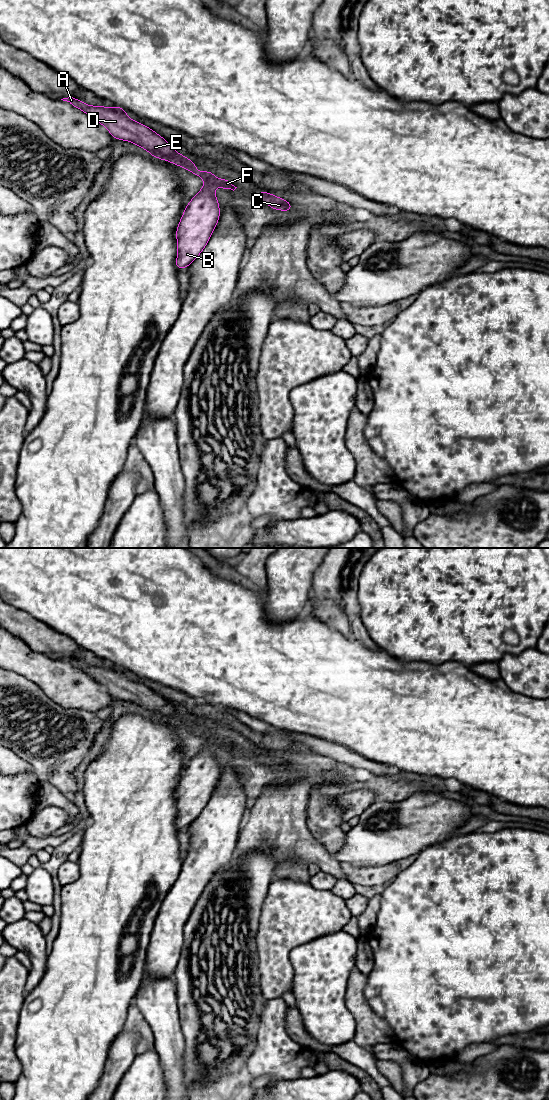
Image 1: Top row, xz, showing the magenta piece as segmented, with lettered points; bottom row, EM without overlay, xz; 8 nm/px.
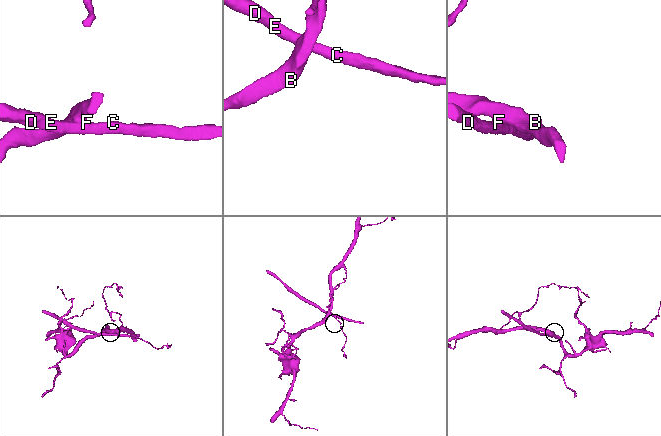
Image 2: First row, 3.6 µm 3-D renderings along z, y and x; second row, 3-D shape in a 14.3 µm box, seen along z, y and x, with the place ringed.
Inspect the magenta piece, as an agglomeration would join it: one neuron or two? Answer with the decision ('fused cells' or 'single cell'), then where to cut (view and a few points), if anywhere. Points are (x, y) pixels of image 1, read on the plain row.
fused cells | xz (204, 739), (208, 739), (215, 746)

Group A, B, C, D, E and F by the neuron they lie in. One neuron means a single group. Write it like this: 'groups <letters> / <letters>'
groups A C D E F / B

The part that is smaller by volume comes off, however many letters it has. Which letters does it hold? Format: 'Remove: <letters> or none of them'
Remove: A, C, D, E, F

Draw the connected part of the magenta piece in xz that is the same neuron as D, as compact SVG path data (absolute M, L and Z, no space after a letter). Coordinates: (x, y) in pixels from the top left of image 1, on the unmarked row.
M73 657L61 660L69 662L72 666L82 670L98 683L104 685L115 699L130 701L147 710L153 717L183 727L203 740L210 740L217 747L233 751L237 748L227 739L216 738L210 731L198 731L192 720L176 712L167 703L166 699L159 696L149 687L131 680L123 668L119 666L115 668L90 666Z

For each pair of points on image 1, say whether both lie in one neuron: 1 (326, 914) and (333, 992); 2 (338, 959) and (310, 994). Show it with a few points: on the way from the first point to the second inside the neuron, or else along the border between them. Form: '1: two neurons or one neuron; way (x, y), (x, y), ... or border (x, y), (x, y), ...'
1: two neurons; border (341, 929), (324, 934), (306, 943)
2: one neuron; way (329, 968), (323, 974), (319, 985)

